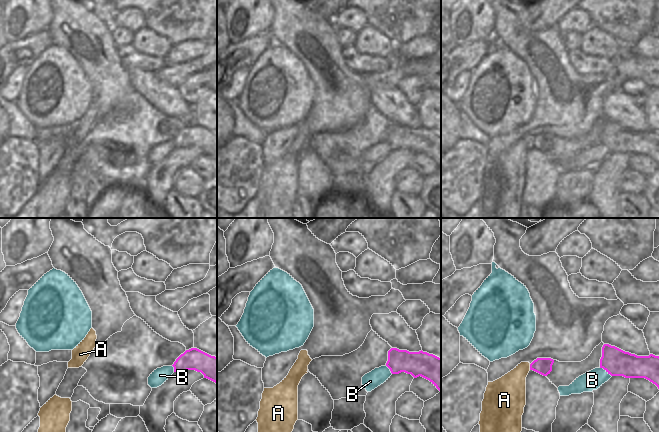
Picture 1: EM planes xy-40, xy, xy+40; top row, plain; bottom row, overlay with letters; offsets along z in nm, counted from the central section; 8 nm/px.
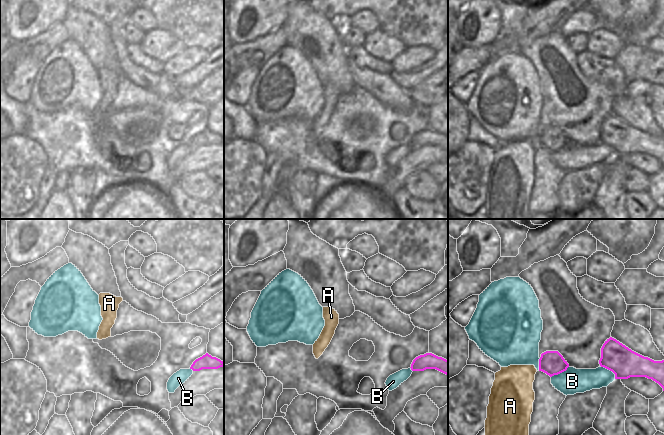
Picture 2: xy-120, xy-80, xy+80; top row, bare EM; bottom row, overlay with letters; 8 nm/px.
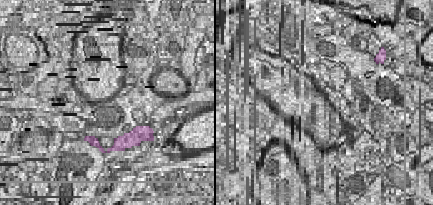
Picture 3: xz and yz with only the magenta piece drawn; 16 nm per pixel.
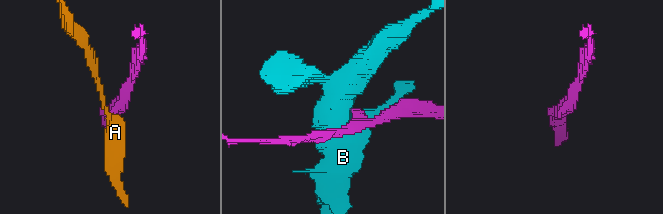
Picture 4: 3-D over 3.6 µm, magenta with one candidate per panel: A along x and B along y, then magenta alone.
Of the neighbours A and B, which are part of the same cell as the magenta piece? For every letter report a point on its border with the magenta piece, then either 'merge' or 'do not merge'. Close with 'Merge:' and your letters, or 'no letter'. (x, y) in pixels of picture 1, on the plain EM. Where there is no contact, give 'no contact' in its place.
A: xy+40 (530, 143) | do not merge
B: xy+40 (606, 147) | do not merge
Merge: no letter

